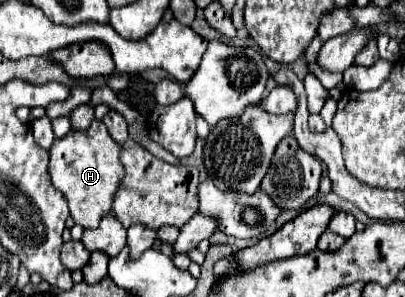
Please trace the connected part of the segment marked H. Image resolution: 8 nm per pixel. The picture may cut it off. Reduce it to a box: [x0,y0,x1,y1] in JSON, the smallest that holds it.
[48,121,122,229]

